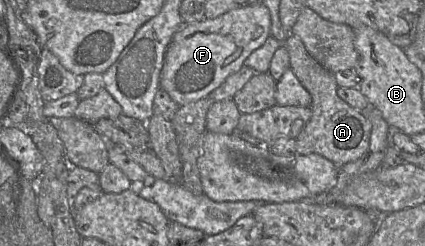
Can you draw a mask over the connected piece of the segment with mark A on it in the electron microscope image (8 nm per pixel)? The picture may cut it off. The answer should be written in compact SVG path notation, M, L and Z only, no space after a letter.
M289 33L283 42L289 54L290 69L311 95L312 115L295 138L296 152L299 154L316 153L342 166L364 156L370 143L371 124L366 111L351 107L337 94L338 84L335 74L319 64L306 50L303 42Z

